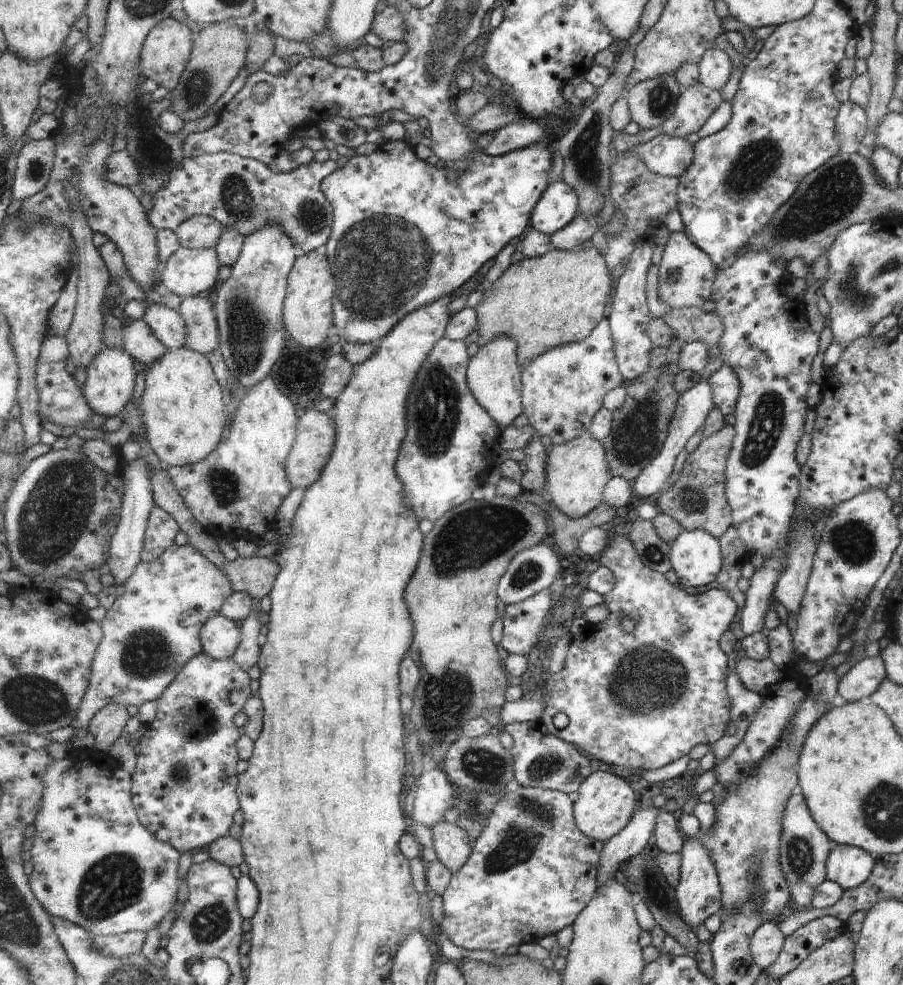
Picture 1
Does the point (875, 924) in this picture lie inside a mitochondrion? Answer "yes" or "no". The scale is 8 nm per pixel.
no

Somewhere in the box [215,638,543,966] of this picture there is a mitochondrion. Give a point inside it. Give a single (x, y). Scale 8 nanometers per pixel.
(448, 697)

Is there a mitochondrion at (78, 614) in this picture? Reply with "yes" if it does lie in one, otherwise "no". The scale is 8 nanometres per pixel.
no

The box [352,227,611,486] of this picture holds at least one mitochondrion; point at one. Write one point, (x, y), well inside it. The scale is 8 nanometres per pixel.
(436, 407)

